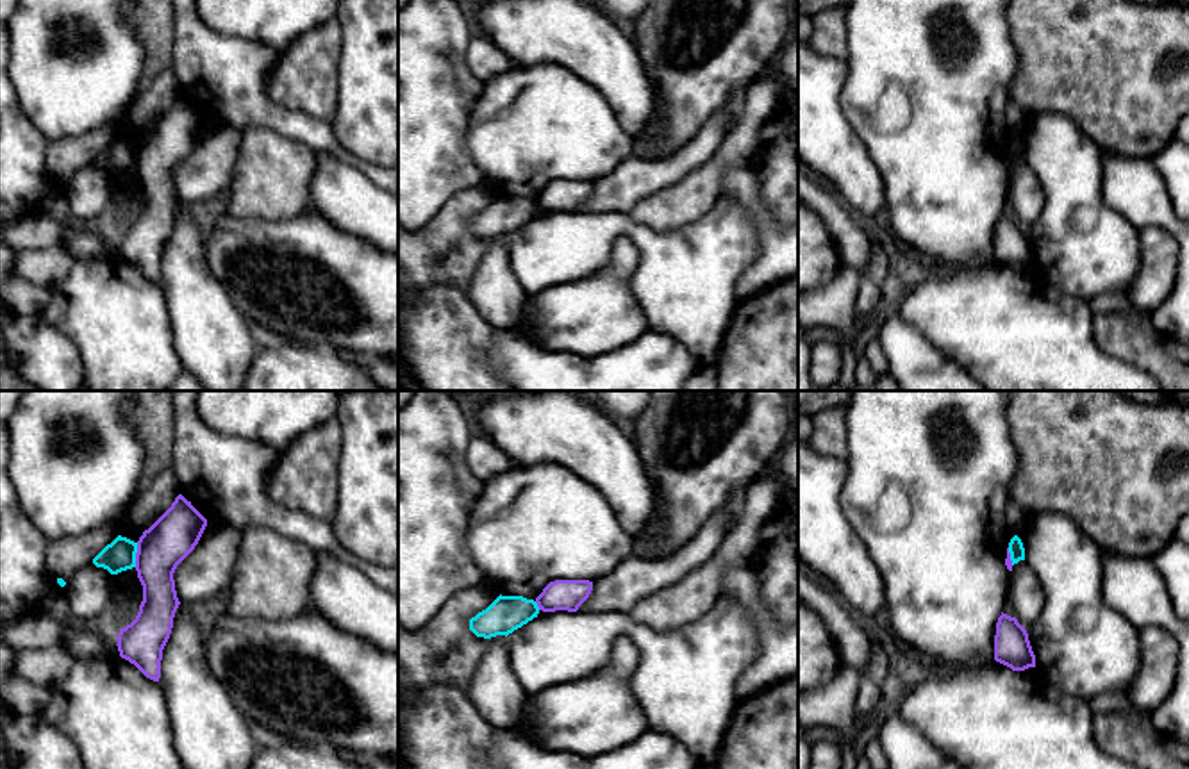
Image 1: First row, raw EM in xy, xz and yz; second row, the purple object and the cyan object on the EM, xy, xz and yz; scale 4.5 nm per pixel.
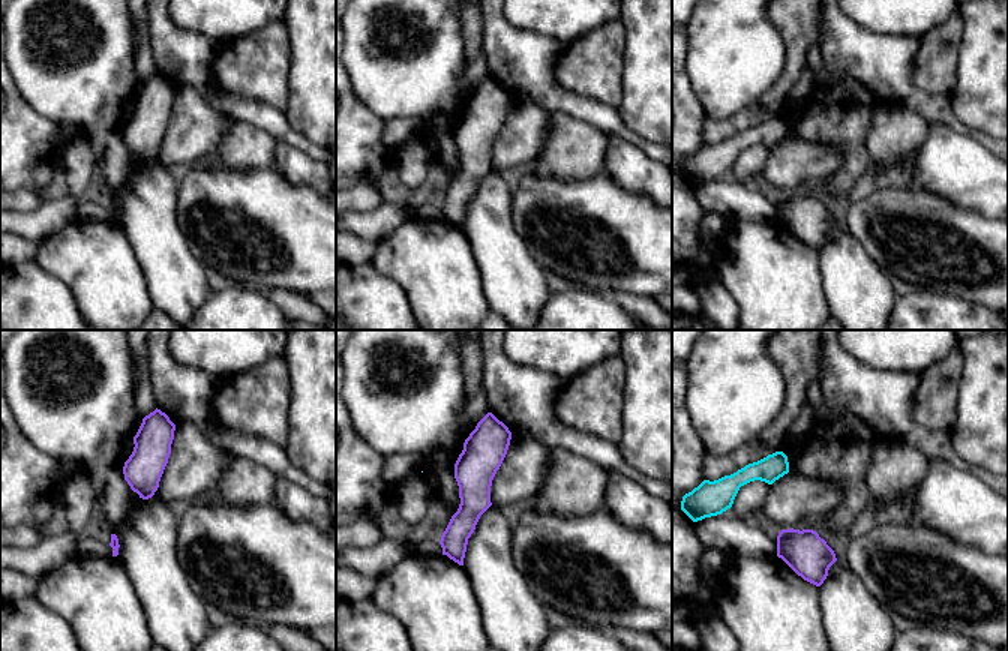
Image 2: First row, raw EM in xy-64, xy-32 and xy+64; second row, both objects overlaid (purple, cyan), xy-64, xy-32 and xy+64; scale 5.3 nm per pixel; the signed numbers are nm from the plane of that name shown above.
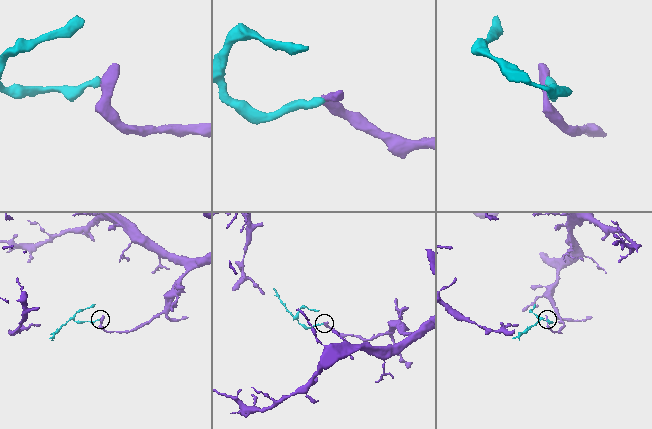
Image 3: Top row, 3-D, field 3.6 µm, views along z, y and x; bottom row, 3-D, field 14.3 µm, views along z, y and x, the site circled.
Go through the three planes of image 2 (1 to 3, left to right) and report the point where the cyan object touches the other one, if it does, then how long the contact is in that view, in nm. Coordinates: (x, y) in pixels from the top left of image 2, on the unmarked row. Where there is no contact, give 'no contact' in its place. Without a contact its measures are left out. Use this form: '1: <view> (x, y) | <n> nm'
1: no contact
2: no contact
3: no contact

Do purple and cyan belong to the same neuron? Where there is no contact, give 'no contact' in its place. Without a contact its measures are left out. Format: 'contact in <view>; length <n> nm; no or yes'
contact in xy; length 110 nm; no

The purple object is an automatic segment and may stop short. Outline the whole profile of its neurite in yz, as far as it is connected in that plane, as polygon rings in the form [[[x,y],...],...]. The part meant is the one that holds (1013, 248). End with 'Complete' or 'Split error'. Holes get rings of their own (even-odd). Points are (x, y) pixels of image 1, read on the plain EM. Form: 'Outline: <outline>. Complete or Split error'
Outline: [[[1002,212],[996,223],[994,236],[994,260],[1010,268],[1012,271],[1025,271],[1035,268],[1035,255],[1032,252],[1027,230]]]. Complete

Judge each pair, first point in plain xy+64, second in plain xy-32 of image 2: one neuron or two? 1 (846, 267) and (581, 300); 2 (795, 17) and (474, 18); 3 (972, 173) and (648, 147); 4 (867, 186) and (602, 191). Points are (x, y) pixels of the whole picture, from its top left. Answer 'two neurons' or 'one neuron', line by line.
1: two neurons
2: one neuron
3: two neurons
4: two neurons

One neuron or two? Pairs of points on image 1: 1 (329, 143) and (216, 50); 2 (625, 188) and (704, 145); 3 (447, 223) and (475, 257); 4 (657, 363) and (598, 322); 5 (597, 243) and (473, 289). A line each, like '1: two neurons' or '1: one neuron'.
1: one neuron
2: one neuron
3: one neuron
4: two neurons
5: two neurons

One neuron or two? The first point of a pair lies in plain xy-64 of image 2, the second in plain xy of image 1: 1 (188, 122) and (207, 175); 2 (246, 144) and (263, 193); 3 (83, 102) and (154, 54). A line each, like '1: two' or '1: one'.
1: one
2: one
3: two

